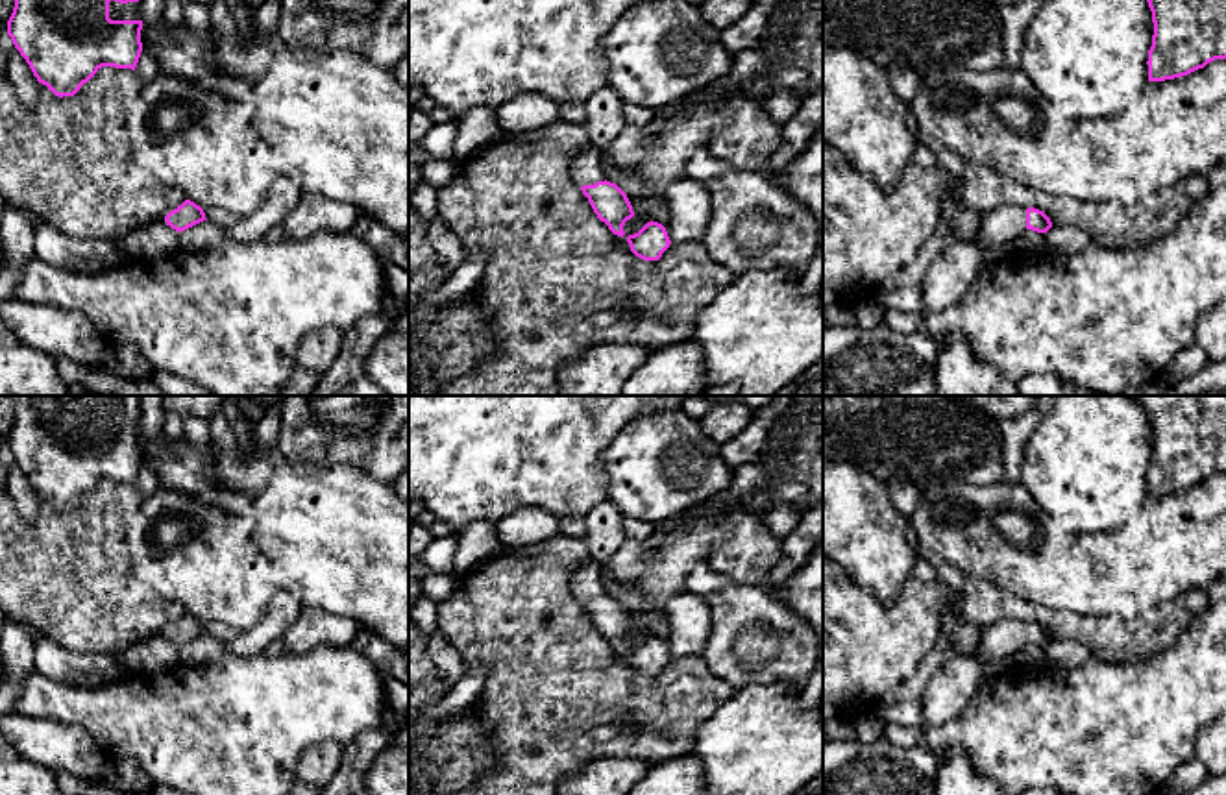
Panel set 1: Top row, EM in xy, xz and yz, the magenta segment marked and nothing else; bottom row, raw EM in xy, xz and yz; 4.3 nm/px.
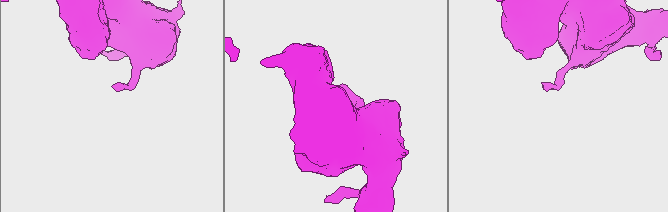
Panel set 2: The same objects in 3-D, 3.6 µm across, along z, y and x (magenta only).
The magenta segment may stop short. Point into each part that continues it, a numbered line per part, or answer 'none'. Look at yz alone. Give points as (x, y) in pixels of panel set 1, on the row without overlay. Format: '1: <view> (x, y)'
1: yz (1001, 640)

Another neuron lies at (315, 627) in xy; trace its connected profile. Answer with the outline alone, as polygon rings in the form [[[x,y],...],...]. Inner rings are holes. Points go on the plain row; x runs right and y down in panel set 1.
[[[303,606],[298,619],[281,634],[287,653],[301,654],[318,647],[349,647],[362,627],[344,616]]]

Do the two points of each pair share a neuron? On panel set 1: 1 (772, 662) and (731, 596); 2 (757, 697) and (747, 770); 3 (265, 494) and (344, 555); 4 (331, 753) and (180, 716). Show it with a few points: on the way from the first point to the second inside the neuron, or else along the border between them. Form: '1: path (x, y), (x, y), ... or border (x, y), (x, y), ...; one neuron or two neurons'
1: path (764, 646), (749, 631), (740, 612); one neuron
2: path (757, 716), (757, 751); one neuron
3: path (285, 500), (324, 535); one neuron
4: border (343, 744), (309, 746), (294, 775); two neurons

